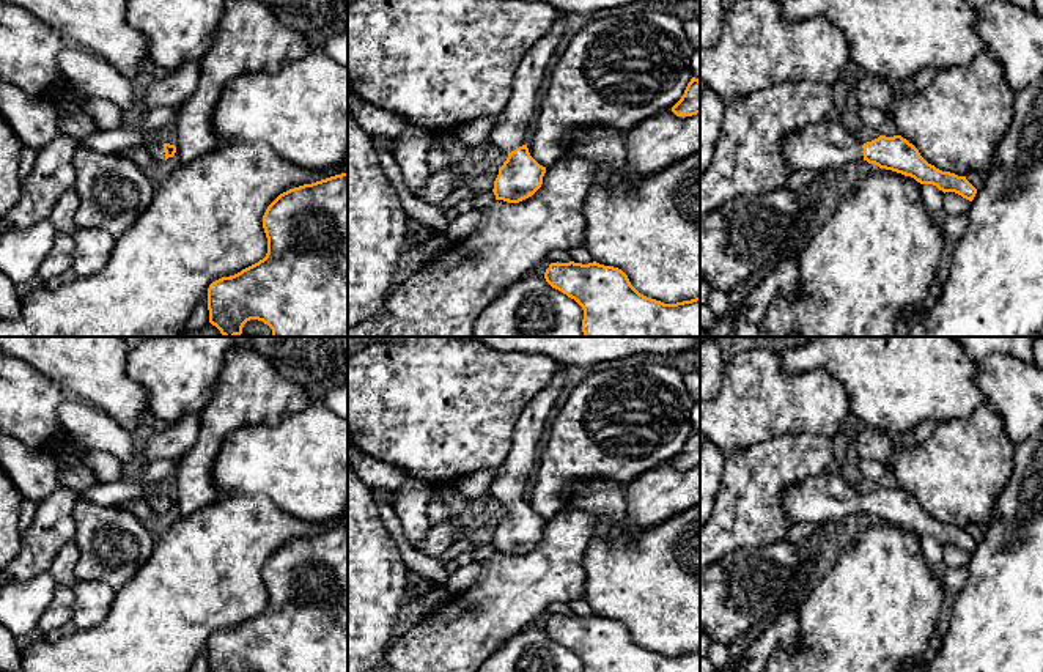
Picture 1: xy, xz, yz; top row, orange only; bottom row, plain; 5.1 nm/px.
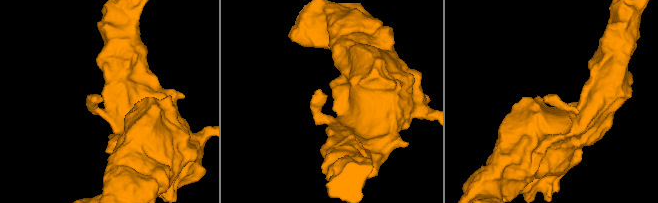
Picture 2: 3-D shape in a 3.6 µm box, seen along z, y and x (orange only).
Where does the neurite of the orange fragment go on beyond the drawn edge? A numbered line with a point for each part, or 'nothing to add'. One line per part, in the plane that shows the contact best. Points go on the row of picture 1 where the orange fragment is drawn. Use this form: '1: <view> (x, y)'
1: xz (513, 125)

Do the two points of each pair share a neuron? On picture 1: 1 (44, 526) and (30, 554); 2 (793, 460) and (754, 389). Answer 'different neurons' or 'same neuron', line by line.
1: same neuron
2: different neurons

